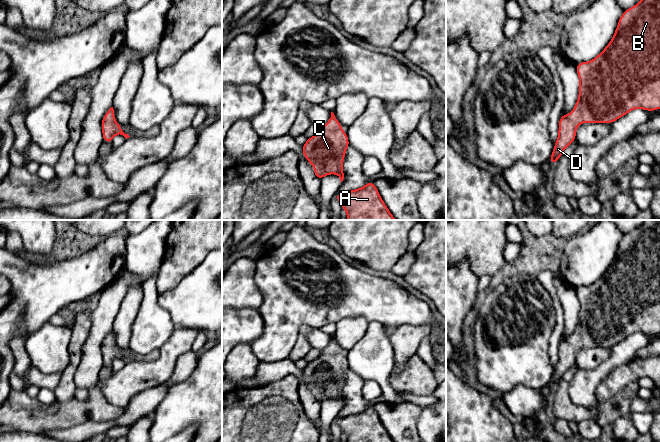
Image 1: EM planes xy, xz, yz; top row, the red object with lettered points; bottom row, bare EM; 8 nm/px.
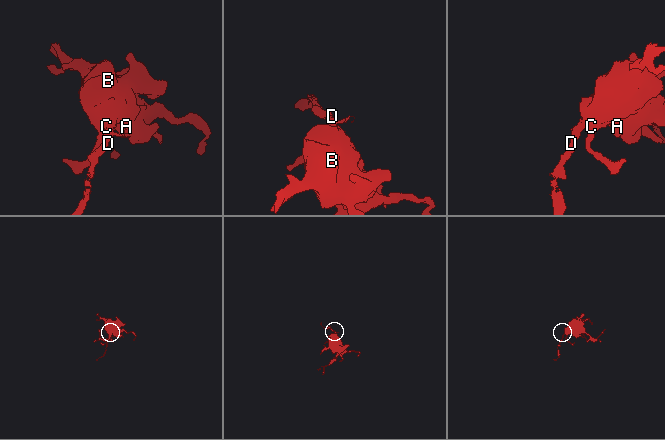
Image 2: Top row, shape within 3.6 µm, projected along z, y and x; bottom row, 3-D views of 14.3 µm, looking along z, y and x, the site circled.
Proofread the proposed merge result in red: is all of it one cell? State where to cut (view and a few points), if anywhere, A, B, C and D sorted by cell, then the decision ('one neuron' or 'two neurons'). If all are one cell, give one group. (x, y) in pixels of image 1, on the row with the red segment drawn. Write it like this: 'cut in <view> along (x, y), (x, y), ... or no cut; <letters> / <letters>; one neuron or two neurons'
no cut; A B C D; one neuron

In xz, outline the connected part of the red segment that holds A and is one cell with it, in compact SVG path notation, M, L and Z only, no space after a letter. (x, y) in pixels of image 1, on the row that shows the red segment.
M374 182L335 196L346 210L347 220L397 220L386 207Z

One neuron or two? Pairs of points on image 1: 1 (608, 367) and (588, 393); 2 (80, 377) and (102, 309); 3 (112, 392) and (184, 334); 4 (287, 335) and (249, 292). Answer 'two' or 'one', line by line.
1: one
2: one
3: one
4: two

